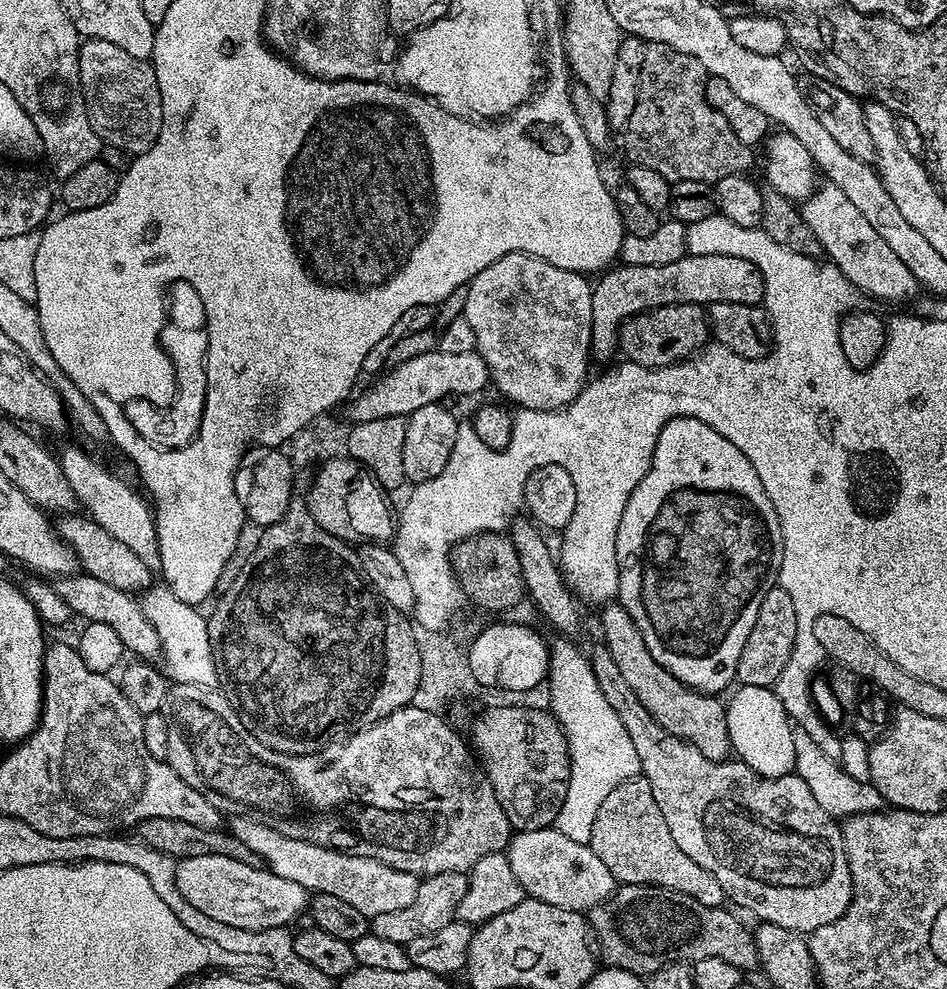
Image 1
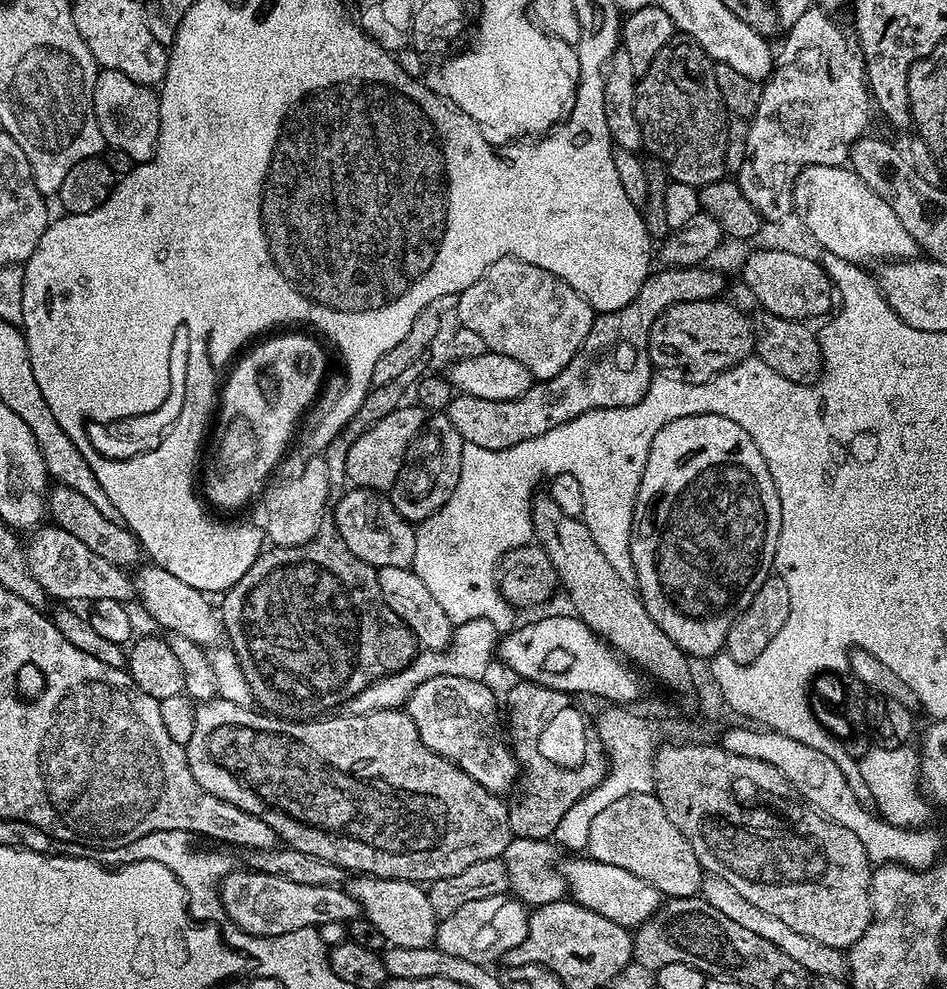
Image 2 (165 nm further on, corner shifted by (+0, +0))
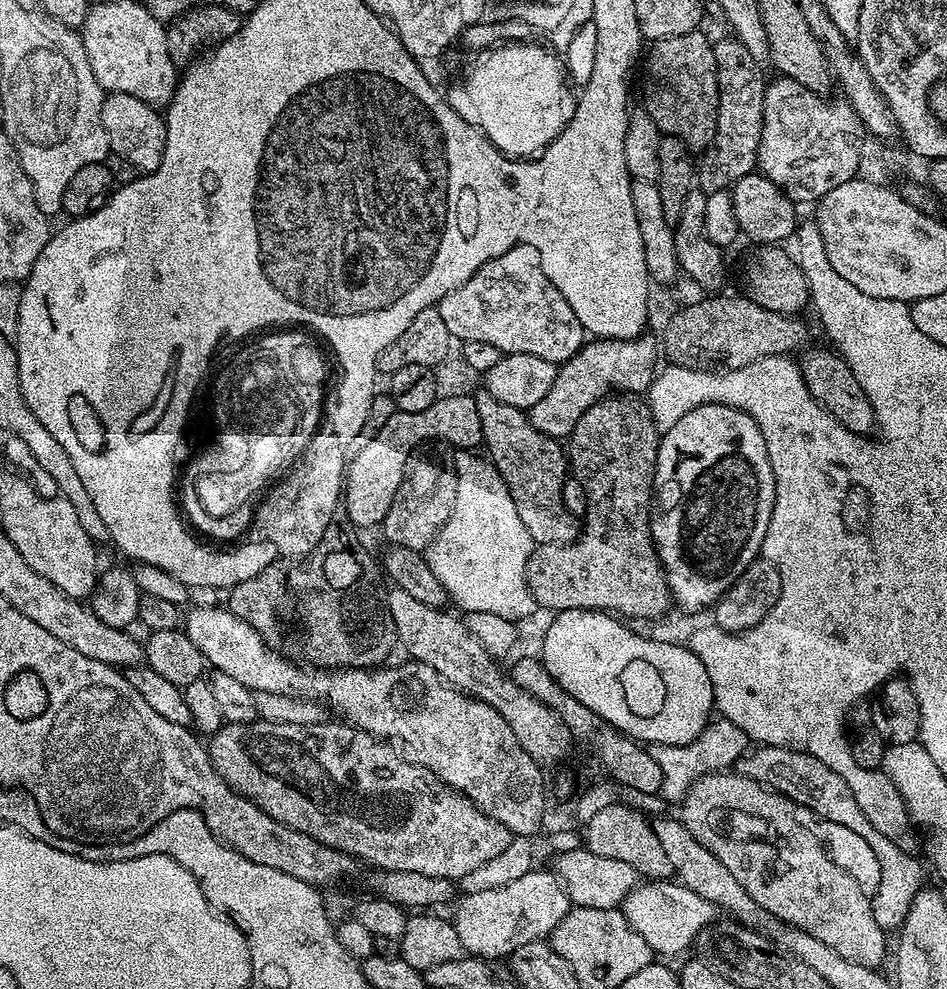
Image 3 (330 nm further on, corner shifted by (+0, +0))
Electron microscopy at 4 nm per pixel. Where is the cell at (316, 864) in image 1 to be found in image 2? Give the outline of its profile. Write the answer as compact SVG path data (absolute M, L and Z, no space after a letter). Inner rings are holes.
M360 874L347 881L346 890L360 903L363 919L378 926L385 945L393 948L410 946L410 950L431 948L435 945L438 918L434 914L434 906L430 906L427 891L417 881L391 880Z

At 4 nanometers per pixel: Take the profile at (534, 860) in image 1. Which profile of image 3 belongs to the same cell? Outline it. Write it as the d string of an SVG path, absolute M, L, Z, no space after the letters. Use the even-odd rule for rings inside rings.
M671 879L637 883L624 899L622 911L626 922L630 922L642 938L646 938L653 953L660 958L676 956L687 948L691 949L695 945L696 935L718 916L718 909L706 902L706 898L698 898L694 890Z

